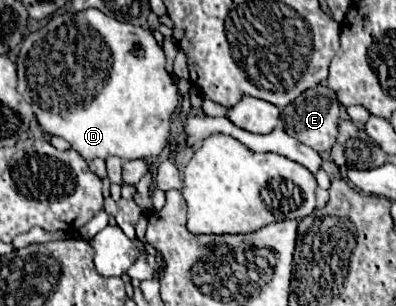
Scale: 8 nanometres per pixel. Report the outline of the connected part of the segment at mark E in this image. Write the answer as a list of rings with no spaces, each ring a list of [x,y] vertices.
[[[319,83],[317,87],[307,89],[305,93],[301,93],[293,103],[283,107],[281,117],[285,121],[285,131],[291,137],[297,137],[301,143],[309,145],[311,149],[315,149],[317,153],[329,151],[333,147],[335,139],[337,139],[339,101],[337,101],[337,95],[325,83]]]

